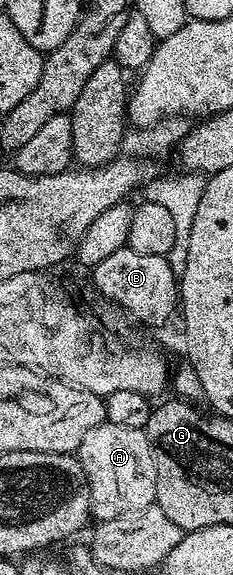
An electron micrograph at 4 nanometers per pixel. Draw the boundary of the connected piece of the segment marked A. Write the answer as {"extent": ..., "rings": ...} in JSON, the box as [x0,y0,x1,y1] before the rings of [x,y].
{"extent":[77,421,157,520],"rings":[[[104,421],[85,433],[77,458],[87,474],[87,486],[91,489],[91,514],[96,520],[127,515],[130,511],[139,511],[155,503],[157,465],[146,430],[125,429],[125,425]]]}

